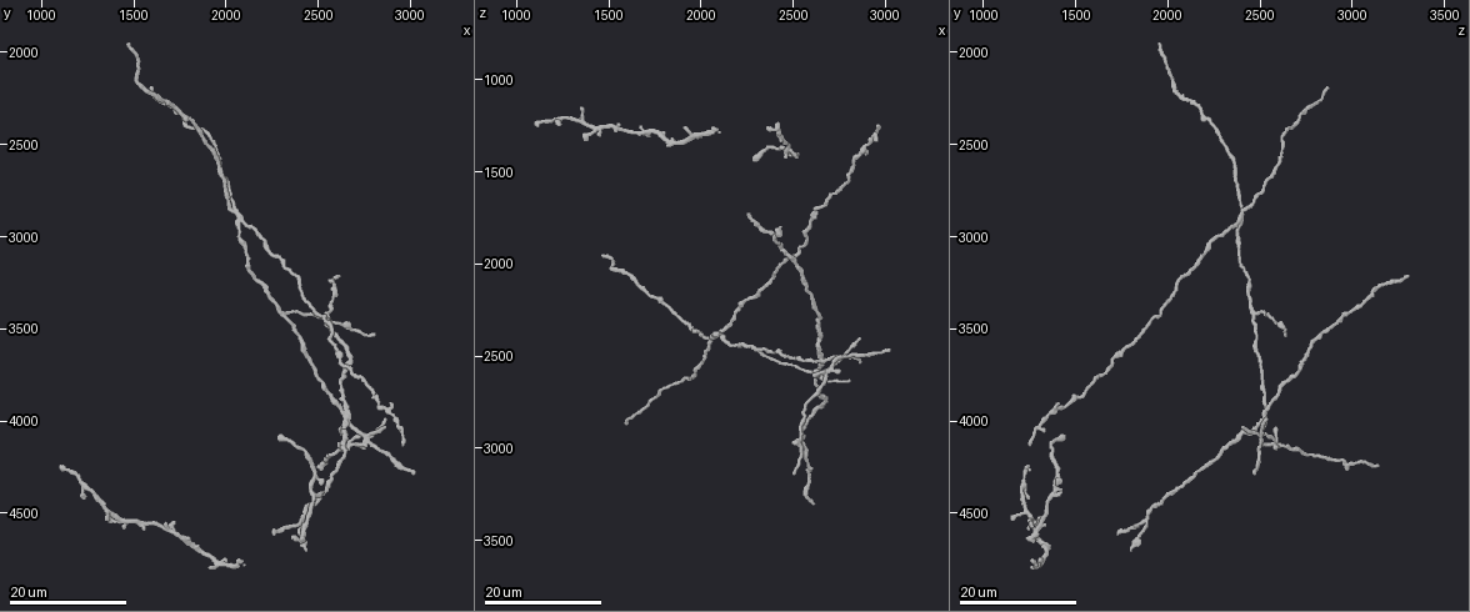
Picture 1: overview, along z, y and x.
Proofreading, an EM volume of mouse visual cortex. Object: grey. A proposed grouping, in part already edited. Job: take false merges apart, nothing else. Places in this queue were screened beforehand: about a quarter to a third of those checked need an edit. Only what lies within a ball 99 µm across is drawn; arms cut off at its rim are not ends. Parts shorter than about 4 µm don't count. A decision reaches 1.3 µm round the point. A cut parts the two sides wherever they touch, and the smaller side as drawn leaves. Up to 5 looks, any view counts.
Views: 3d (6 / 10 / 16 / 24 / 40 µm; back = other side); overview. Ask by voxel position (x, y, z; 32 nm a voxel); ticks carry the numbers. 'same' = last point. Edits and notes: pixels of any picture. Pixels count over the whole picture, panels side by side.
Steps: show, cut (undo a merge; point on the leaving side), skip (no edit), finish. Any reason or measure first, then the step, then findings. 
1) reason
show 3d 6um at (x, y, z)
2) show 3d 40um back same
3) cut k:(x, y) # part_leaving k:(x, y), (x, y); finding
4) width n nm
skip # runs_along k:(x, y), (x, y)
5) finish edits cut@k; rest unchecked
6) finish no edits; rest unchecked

a fork
show 3d 16um at (2080, 2900, 2400)

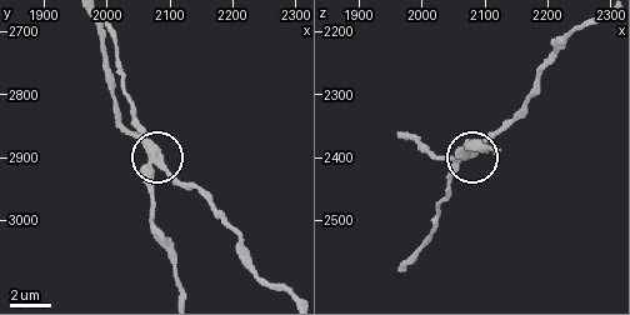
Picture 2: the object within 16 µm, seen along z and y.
show 3d 10um same

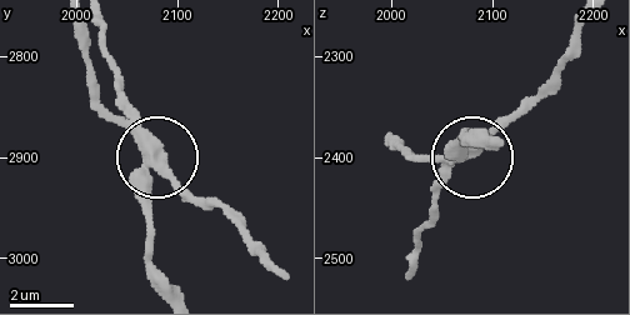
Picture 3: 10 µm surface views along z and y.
cut 3:(123, 109) # part_leaving 3:(145, 145), (274, 264); a second neuron is stuck on

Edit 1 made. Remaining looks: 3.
small branch off a trunk
show 3d 16um at (2300, 3420, 2480)

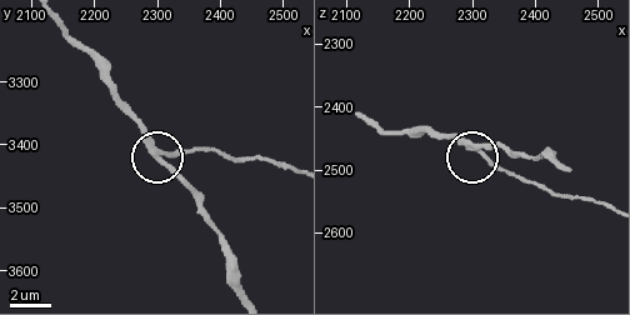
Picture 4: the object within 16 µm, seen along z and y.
show 3d 6um at (2320, 3415, 2475)

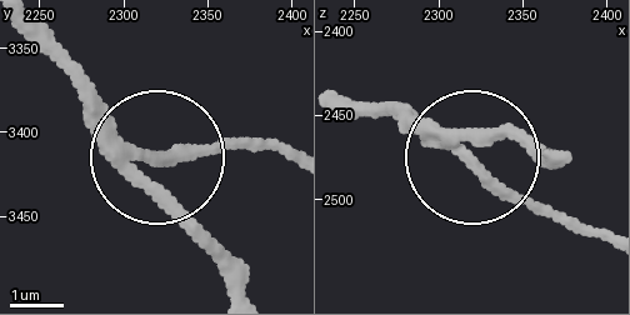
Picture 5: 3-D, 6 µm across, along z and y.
side_arm 19 um
cut 5:(180, 159) # part_leaving 5:(128, 155), (285, 146); a second neuron is stuck on

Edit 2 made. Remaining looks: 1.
finish edits cut@3, cut@5; rest unchecked

